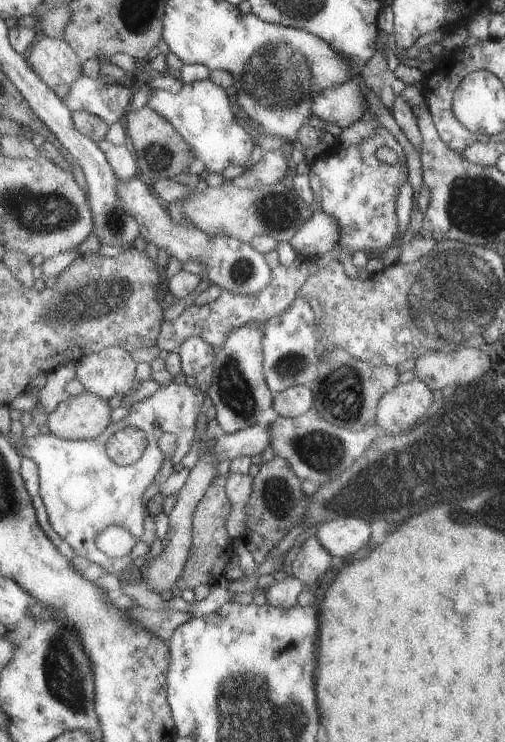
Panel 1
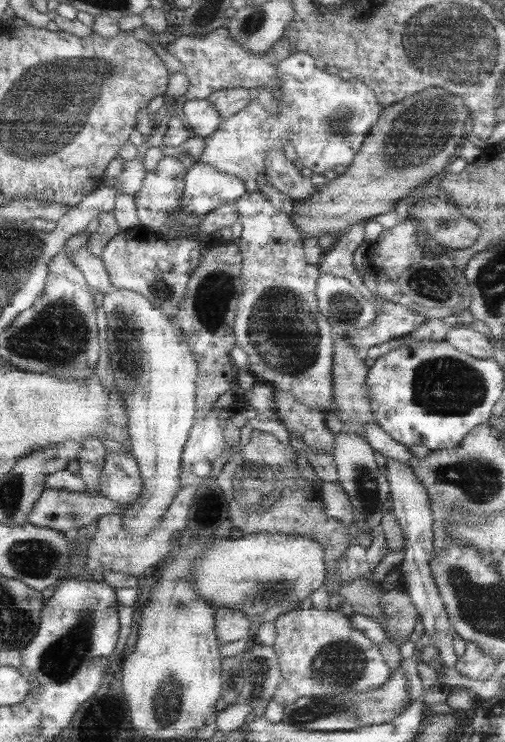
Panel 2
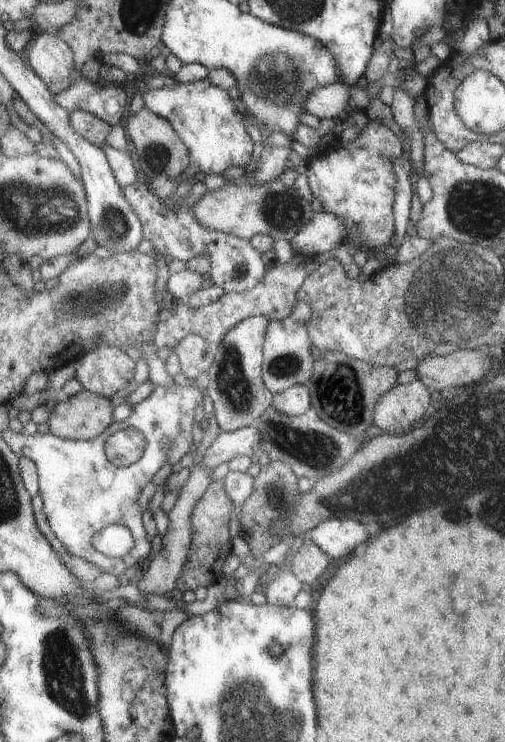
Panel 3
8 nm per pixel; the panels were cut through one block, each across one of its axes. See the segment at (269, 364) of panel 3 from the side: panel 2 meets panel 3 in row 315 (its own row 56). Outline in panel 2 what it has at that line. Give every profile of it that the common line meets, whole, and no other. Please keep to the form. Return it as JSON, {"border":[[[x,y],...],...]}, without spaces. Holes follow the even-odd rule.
{"border":[[[301,51],[275,62],[272,72],[277,73],[277,84],[269,91],[279,114],[269,114],[253,99],[236,116],[223,120],[217,132],[205,138],[205,148],[198,161],[212,164],[220,172],[237,175],[251,185],[264,171],[264,154],[271,148],[281,150],[285,143],[295,149],[303,168],[313,174],[323,174],[335,166],[347,167],[381,115],[382,106],[376,102],[373,91],[356,78],[343,80],[328,74],[316,65],[311,55]]]}

